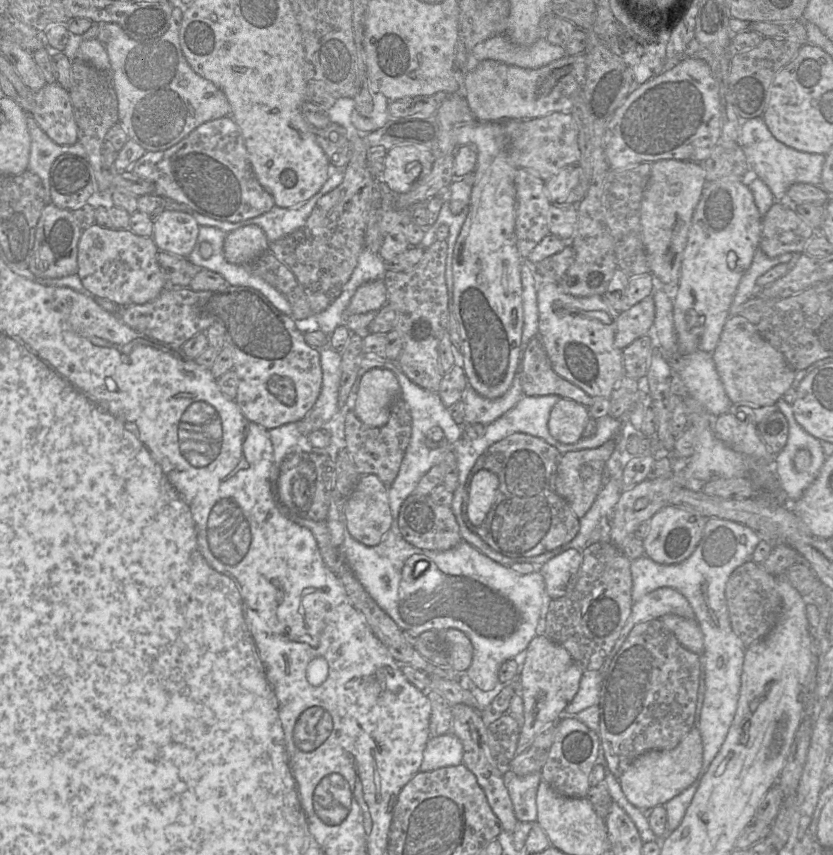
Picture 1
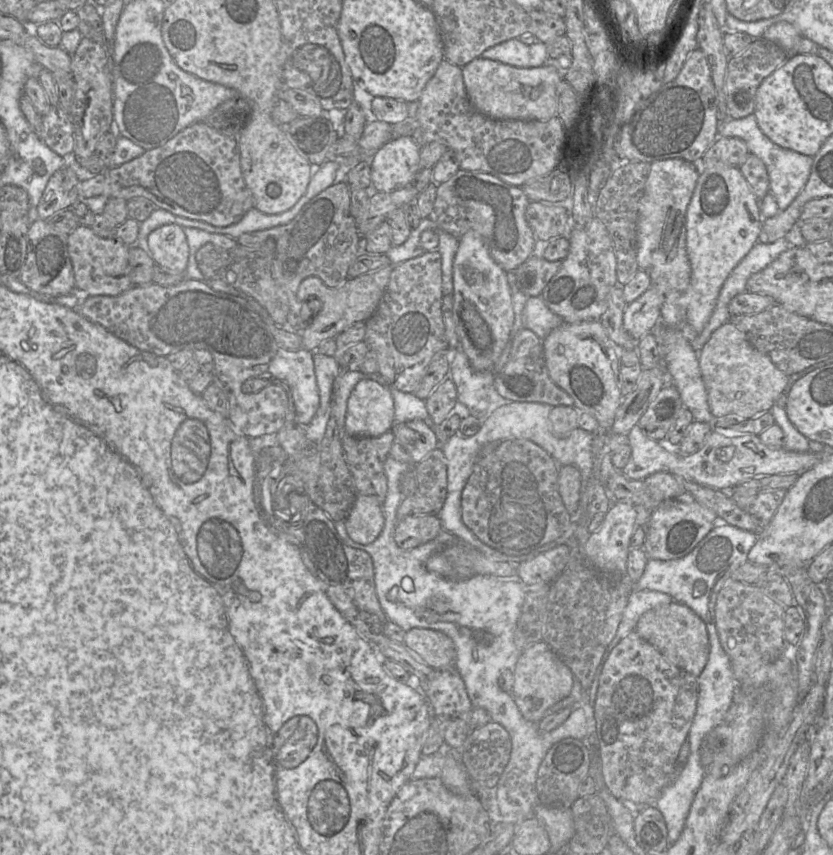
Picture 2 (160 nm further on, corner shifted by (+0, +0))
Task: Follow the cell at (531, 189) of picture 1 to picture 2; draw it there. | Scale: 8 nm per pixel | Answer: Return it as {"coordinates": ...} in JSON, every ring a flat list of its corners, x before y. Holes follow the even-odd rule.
{"coordinates":[[460,169,438,185,435,203,428,218,457,239,469,230,477,231,493,260,509,272,533,254,537,239,525,215,529,203,521,187,507,184,489,173]]}

